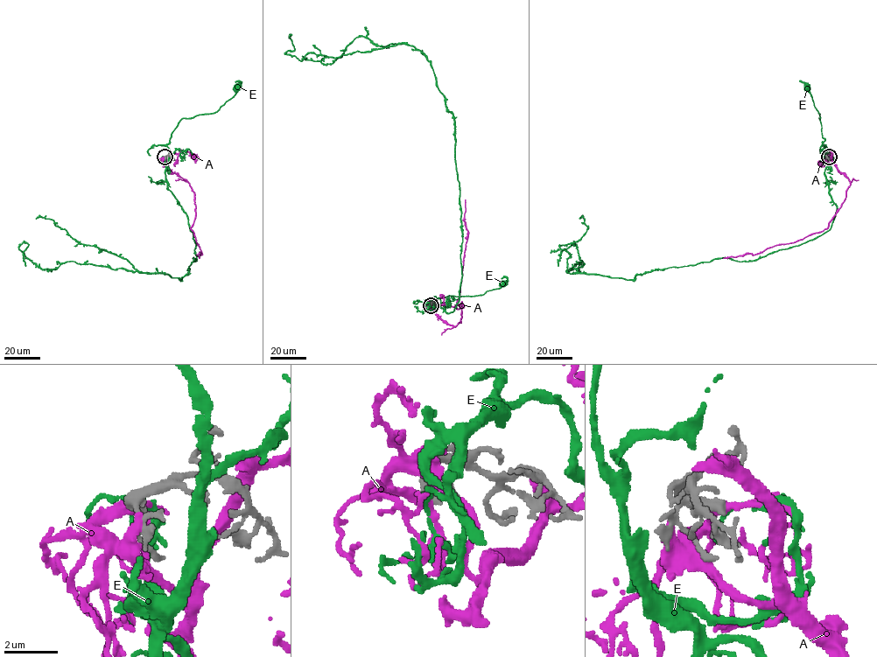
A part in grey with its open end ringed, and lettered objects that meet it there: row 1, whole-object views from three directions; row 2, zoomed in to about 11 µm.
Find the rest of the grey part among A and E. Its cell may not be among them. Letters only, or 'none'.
none

